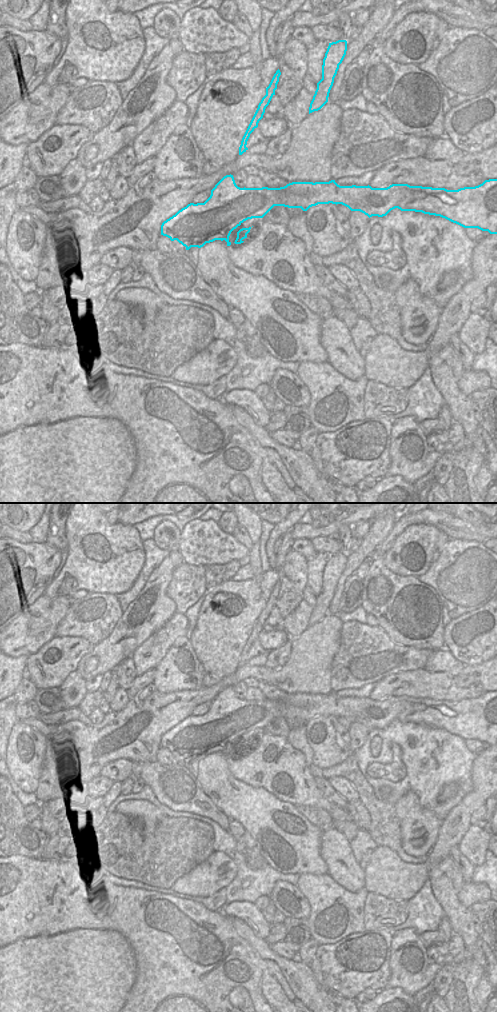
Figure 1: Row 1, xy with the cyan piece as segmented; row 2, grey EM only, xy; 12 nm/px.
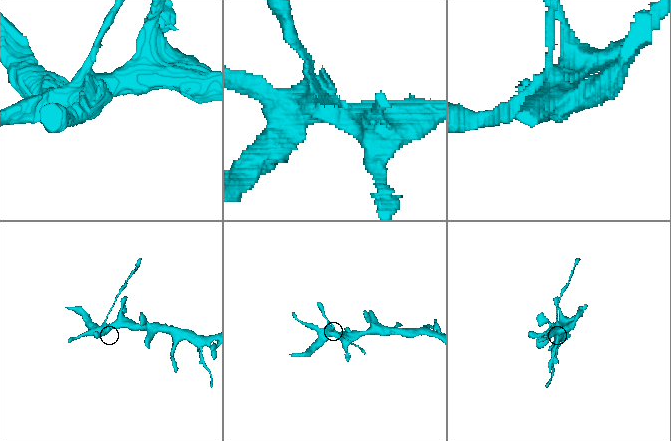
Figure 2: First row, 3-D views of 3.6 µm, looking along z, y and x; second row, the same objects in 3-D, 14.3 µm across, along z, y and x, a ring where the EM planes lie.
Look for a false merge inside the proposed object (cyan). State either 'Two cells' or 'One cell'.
Two cells

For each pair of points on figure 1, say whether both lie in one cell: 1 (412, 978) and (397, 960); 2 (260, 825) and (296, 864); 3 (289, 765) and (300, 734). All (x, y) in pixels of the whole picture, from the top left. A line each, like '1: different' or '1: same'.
1: same
2: same
3: different

